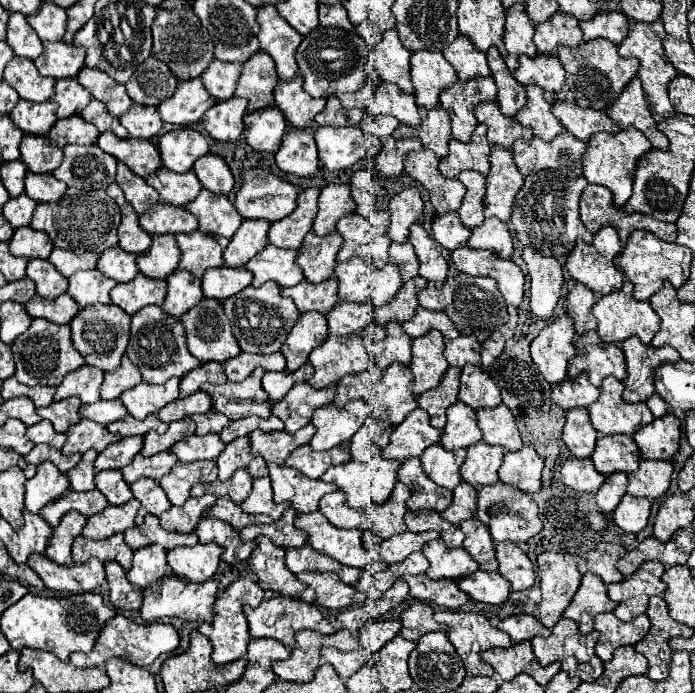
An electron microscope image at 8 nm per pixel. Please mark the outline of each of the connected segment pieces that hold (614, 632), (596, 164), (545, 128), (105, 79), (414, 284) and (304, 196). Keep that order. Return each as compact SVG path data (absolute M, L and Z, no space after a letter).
M599 613L595 617L595 629L599 631L599 639L595 645L595 653L601 661L609 661L613 651L621 645L635 645L649 631L647 615L639 615L633 621L621 621L613 613Z
M629 127L619 133L595 133L587 141L587 151L583 153L583 175L589 183L607 187L613 193L615 205L623 207L633 191L633 173L637 167L637 157L643 157L651 149L649 139L643 133Z
M527 85L525 89L527 89L527 103L515 115L517 121L525 127L531 127L537 137L553 141L563 131L563 125L551 113L551 105L545 99L545 91L539 85Z
M83 67L77 79L95 99L103 101L107 105L107 111L115 117L121 117L133 103L125 91L125 85L113 81L107 73L101 73L99 69L95 71L95 69Z
M413 277L409 283L405 281L403 287L399 289L397 297L389 303L385 303L383 307L377 307L375 309L375 321L379 325L387 325L391 319L397 319L399 323L405 323L409 321L417 307L419 307L419 301L417 301L417 293L427 285L427 281L423 277Z
M319 189L301 191L297 199L297 209L285 219L271 223L269 243L281 249L297 251L303 243L303 237L311 231L313 219L317 215L317 197L319 197Z

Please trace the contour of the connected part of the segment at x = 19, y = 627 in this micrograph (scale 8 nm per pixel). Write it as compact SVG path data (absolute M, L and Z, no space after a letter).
M27 593L15 605L1 615L1 631L9 639L11 649L23 647L43 649L57 655L61 661L69 661L73 651L91 651L105 621L115 617L115 609L105 603L99 593L73 593L65 597L43 597Z

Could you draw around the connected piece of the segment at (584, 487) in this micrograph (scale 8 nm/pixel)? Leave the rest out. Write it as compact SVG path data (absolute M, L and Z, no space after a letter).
M575 457L567 459L563 463L561 475L563 475L565 485L569 485L571 489L585 491L585 493L591 493L591 495L595 495L597 489L605 481L605 477L595 471L591 459L575 459Z

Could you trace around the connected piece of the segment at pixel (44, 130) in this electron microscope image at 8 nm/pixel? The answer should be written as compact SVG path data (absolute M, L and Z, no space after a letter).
M17 101L13 111L9 113L13 123L23 129L25 133L33 135L47 135L53 123L57 121L57 105L51 101L33 103L33 101Z

